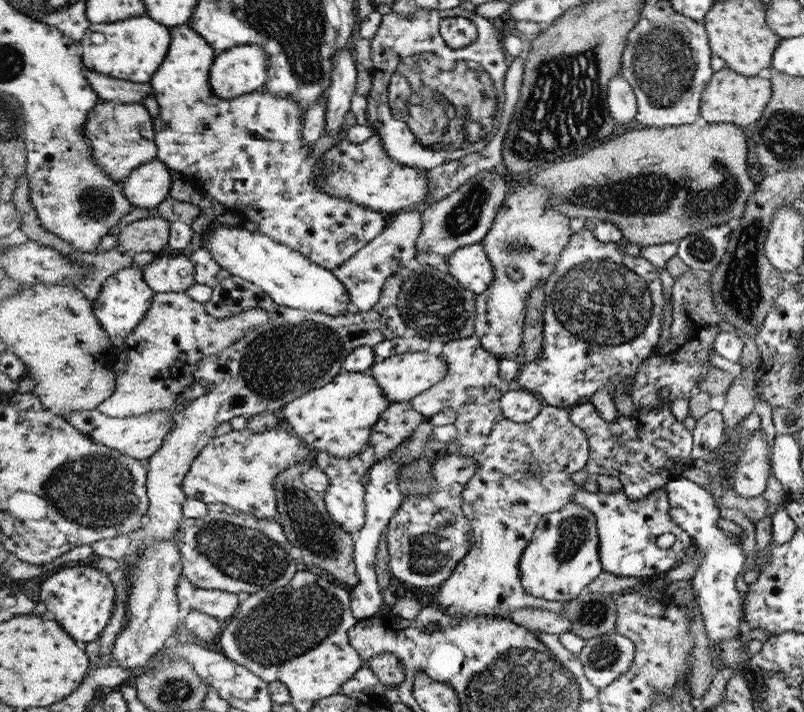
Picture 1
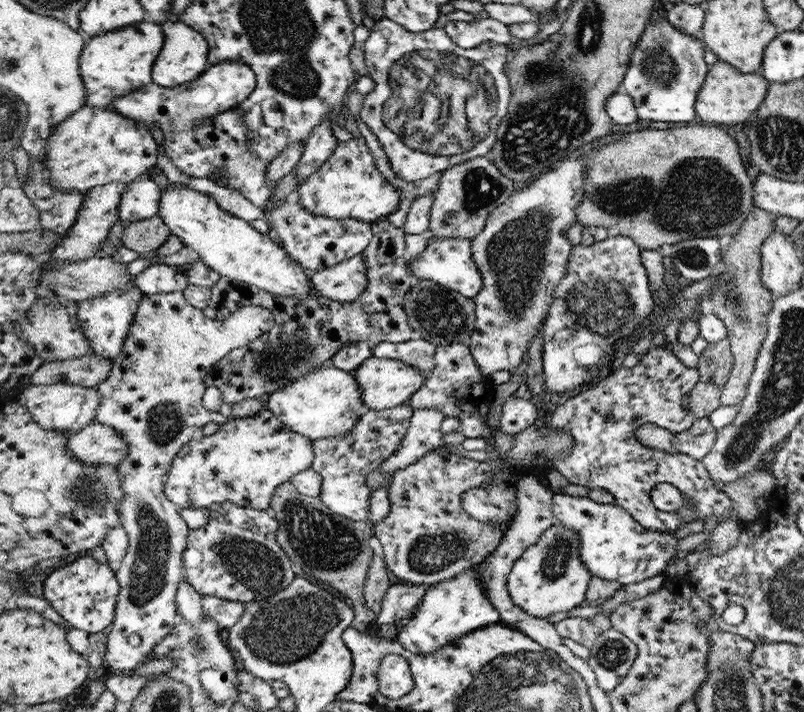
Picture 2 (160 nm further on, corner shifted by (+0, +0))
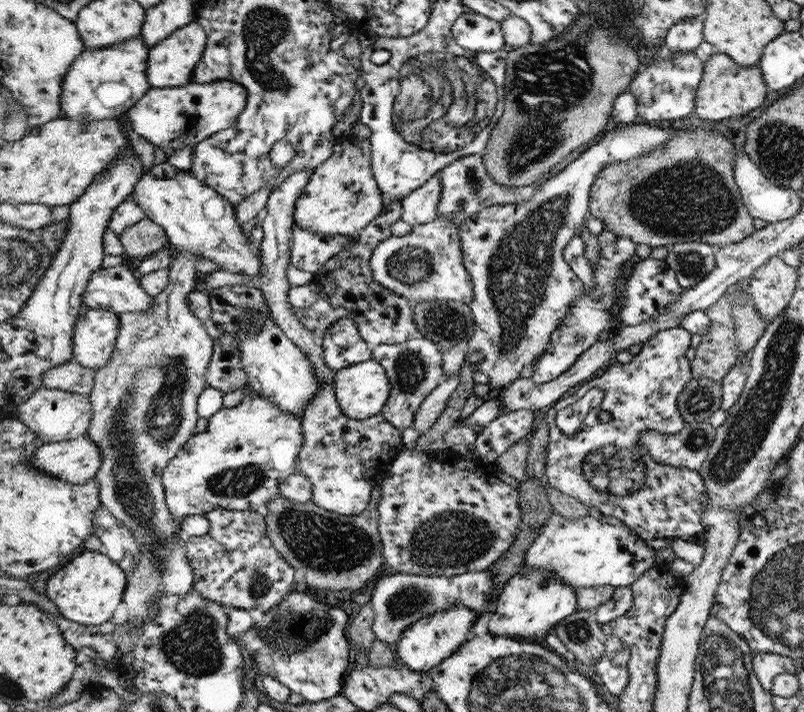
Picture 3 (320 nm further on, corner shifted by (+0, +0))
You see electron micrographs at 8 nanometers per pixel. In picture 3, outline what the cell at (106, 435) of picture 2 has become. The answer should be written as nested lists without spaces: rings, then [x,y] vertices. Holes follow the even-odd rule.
[[[87,435],[76,440],[44,443],[33,456],[33,464],[56,478],[82,485],[99,474],[104,455],[100,445]]]

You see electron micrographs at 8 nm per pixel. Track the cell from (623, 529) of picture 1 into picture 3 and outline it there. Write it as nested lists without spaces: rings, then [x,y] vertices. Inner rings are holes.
[[[554,512],[525,553],[526,562],[522,566],[534,571],[550,569],[552,575],[576,589],[589,586],[627,587],[657,566],[655,550],[648,548],[644,541],[612,516],[602,515],[600,520],[587,516],[571,521]]]

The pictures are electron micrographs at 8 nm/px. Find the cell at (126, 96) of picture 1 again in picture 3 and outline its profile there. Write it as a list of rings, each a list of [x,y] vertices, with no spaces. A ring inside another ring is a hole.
[[[216,80],[214,83],[190,83],[184,87],[157,88],[153,87],[146,96],[131,110],[126,117],[129,117],[133,130],[146,138],[155,147],[160,147],[170,156],[184,147],[200,145],[216,135],[220,131],[234,126],[239,115],[245,110],[248,100],[248,90],[244,85],[236,81]]]

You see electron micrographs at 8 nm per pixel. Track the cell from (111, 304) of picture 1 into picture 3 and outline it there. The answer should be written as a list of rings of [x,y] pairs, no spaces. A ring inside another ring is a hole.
[[[86,308],[75,334],[75,358],[86,368],[100,370],[111,362],[119,342],[121,318],[111,309]]]

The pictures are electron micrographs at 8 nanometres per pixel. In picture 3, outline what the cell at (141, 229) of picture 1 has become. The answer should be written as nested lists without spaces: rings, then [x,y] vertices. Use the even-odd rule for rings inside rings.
[[[150,218],[127,228],[127,231],[121,234],[120,239],[126,250],[125,256],[132,257],[156,255],[172,245],[167,229]]]

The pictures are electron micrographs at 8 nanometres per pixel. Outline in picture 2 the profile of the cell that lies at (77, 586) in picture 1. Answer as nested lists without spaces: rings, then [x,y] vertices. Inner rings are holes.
[[[88,554],[48,576],[44,584],[44,596],[74,628],[88,634],[102,632],[110,625],[115,625],[117,606],[123,591],[116,568],[110,563],[102,564]]]

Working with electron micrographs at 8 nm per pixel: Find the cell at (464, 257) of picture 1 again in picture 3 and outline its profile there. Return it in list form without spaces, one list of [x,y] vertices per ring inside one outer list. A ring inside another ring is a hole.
[[[437,216],[430,222],[414,225],[412,232],[405,236],[390,235],[375,248],[370,265],[376,281],[384,284],[392,293],[402,295],[410,304],[423,300],[465,302],[470,305],[474,299],[474,288],[466,262],[463,260],[462,234],[450,217]]]

